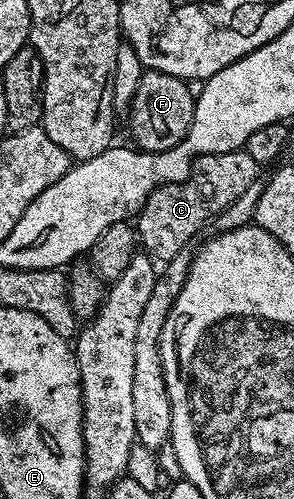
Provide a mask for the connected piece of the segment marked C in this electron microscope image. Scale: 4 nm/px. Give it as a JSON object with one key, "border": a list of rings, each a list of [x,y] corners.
{"border":[[[242,149],[231,153],[217,153],[216,155],[204,155],[195,157],[194,164],[190,166],[190,174],[186,181],[179,185],[160,185],[152,191],[152,195],[144,203],[142,210],[136,218],[136,232],[141,248],[159,262],[171,261],[177,253],[187,248],[186,244],[201,231],[205,225],[209,226],[219,213],[227,212],[252,187],[252,183],[259,180],[260,167],[252,155],[248,155]]]}

